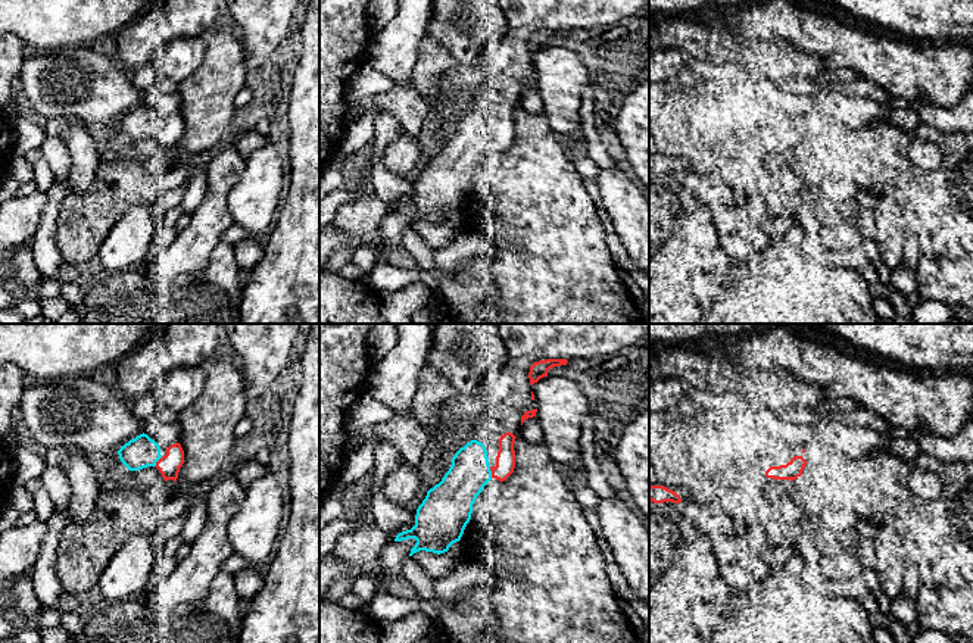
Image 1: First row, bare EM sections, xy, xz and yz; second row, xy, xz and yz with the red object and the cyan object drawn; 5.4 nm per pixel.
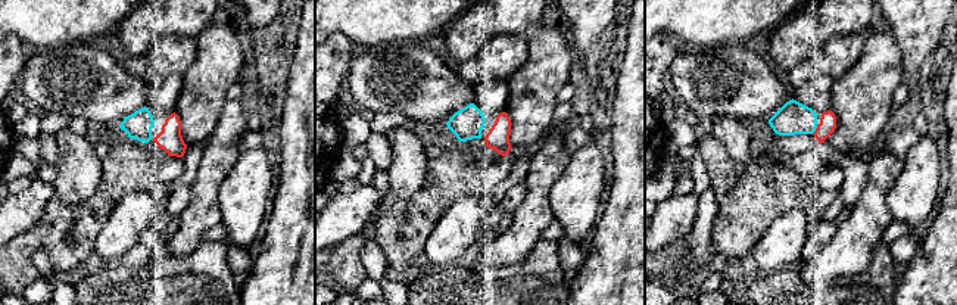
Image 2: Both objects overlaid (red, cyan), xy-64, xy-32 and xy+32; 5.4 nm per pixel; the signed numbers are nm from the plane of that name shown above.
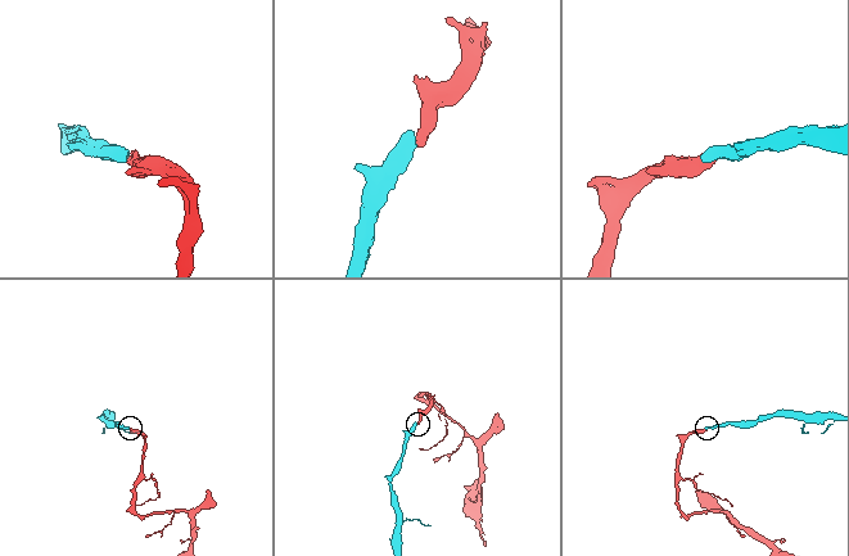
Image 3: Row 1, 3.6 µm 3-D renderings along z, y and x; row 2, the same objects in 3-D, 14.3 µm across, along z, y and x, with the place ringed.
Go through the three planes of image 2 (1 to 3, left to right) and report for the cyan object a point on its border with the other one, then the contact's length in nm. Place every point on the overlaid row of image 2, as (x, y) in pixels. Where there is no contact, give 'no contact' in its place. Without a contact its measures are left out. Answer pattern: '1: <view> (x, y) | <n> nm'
1: no contact
2: no contact
3: xy+32 (816, 128) | 70 nm

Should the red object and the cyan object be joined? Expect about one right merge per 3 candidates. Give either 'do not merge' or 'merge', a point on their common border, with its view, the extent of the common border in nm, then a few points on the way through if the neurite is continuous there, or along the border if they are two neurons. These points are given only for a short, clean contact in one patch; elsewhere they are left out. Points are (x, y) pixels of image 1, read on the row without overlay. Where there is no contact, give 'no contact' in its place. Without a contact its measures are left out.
merge | xz (492, 143) | 70 nm

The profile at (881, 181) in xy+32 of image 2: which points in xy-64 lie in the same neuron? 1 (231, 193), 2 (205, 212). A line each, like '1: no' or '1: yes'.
1: no
2: yes

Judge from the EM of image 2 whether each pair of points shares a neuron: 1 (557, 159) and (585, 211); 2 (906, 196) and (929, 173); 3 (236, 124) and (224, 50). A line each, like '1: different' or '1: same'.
1: different
2: same
3: different

